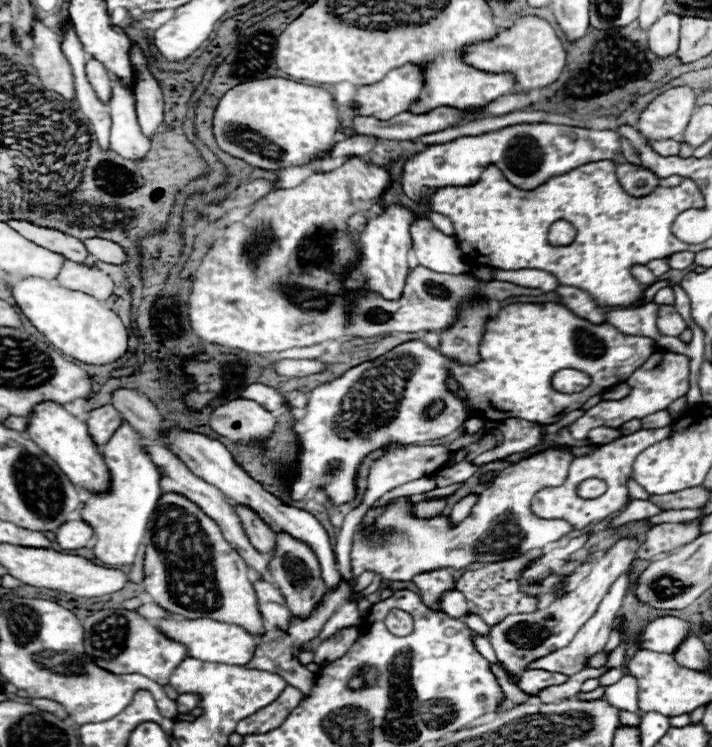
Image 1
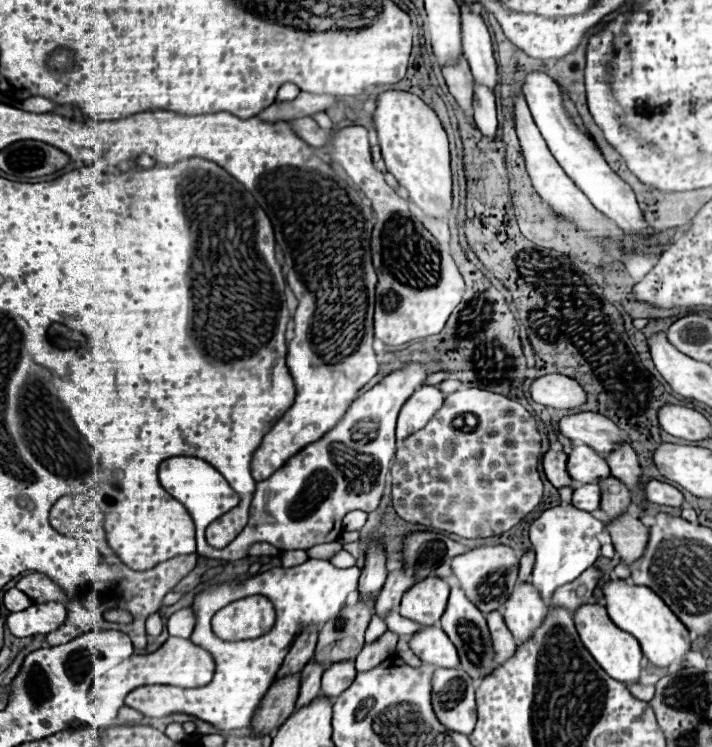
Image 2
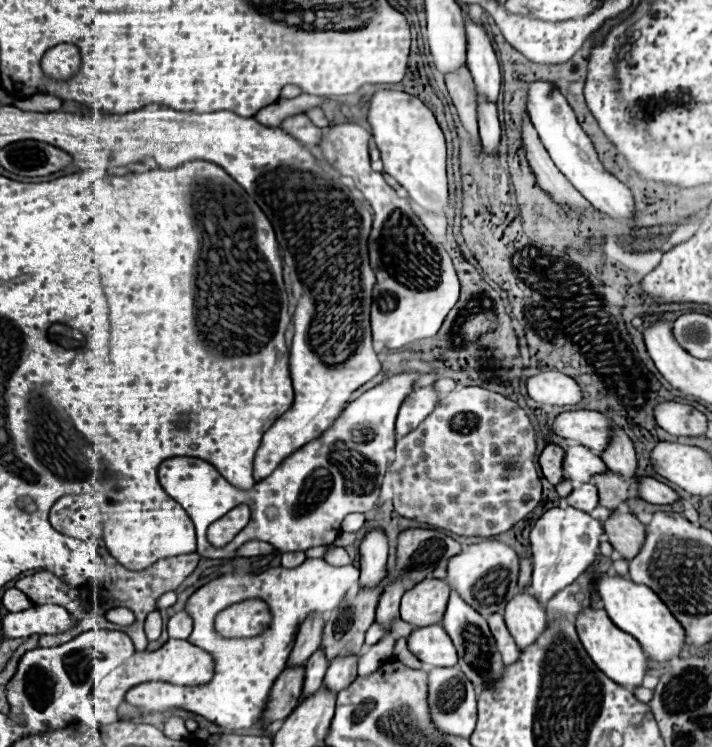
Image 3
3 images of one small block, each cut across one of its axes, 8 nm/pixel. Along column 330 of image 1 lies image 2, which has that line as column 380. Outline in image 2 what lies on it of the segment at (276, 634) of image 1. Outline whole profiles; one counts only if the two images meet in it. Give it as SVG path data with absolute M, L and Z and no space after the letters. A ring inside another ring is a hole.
M396 568L392 572L388 572L388 578L386 578L386 584L384 588L380 590L378 594L378 600L376 600L376 614L380 616L386 616L388 610L392 608L398 608L400 606L400 600L404 596L404 592L414 584L416 580L408 574L404 574L404 568Z

